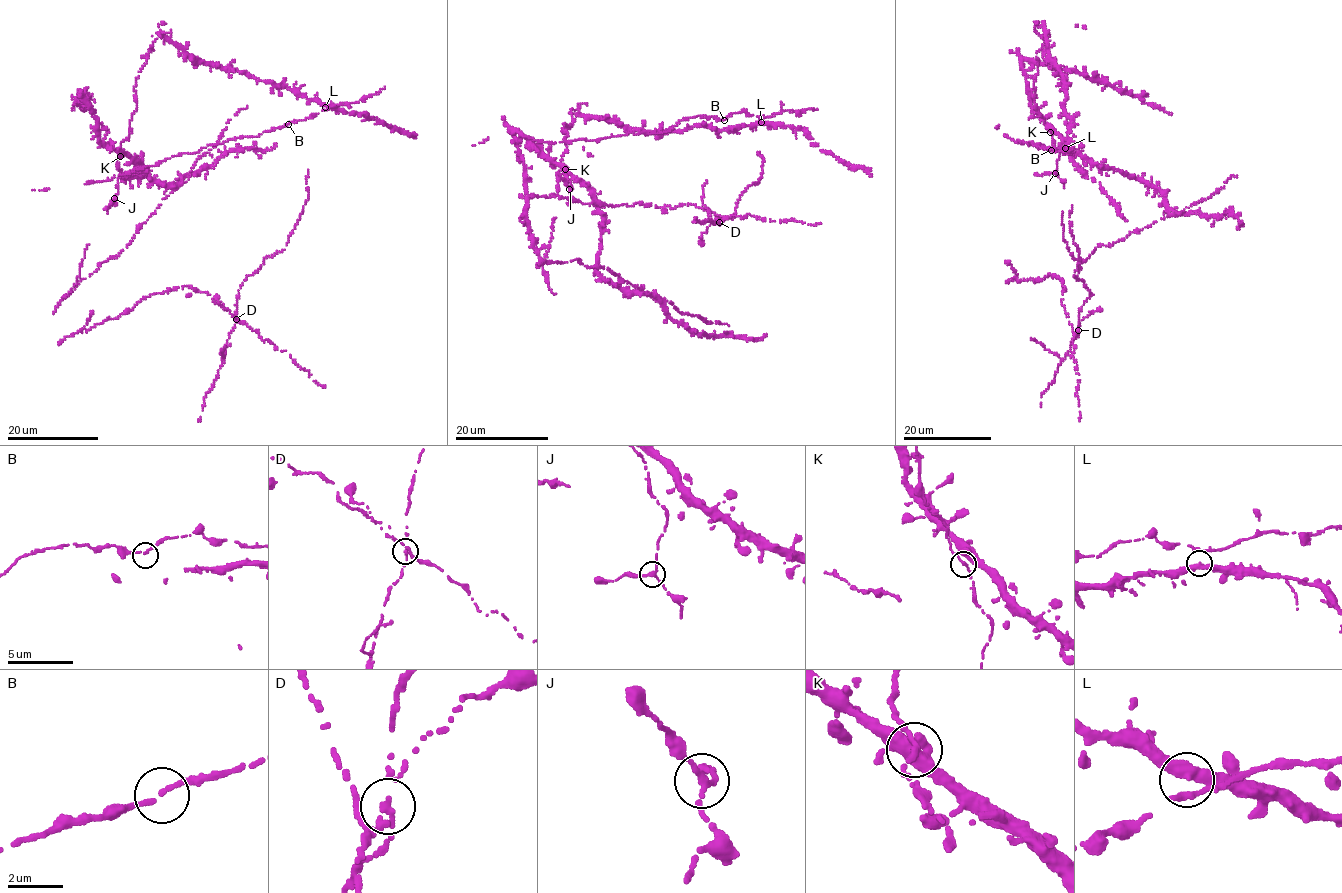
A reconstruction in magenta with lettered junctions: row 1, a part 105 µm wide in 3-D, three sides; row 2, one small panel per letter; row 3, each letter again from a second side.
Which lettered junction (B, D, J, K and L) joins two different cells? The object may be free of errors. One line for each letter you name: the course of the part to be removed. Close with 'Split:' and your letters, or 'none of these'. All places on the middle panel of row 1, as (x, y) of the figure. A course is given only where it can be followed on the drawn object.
D: Course of the part to remove: (718, 222), (716, 217), (733, 217), (740, 196), (750, 184), (758, 184), (763, 165), (758, 152)
Split: D

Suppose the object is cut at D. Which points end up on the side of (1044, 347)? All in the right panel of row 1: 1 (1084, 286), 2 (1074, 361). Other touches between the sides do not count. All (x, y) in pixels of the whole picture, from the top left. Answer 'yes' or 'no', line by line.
1: yes
2: no

